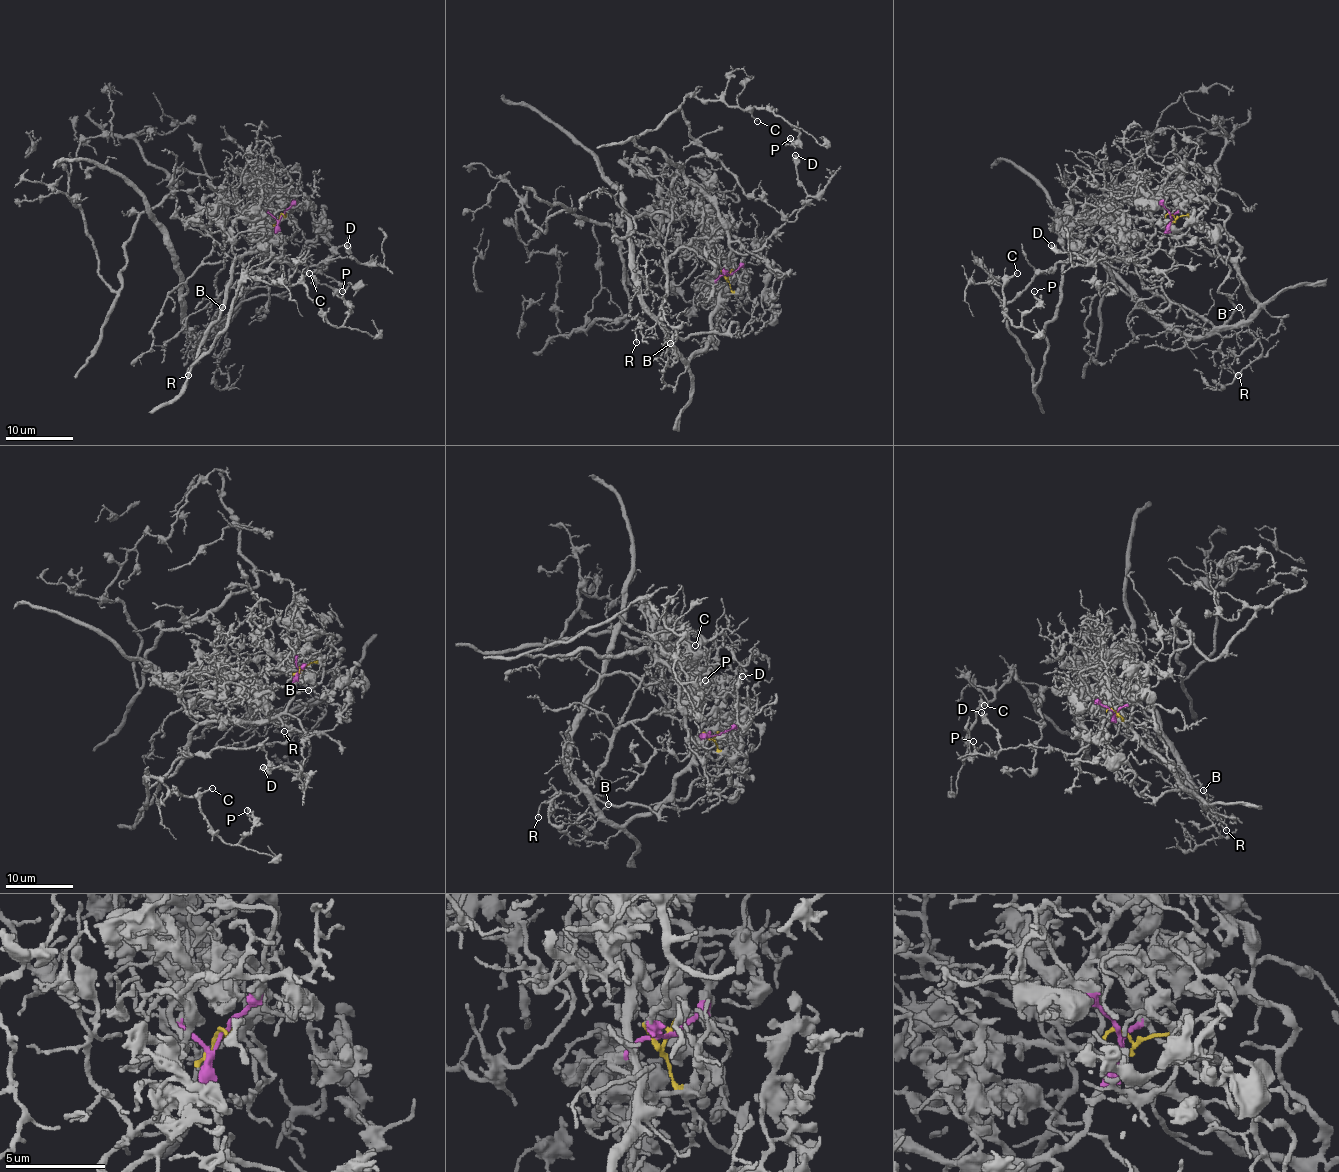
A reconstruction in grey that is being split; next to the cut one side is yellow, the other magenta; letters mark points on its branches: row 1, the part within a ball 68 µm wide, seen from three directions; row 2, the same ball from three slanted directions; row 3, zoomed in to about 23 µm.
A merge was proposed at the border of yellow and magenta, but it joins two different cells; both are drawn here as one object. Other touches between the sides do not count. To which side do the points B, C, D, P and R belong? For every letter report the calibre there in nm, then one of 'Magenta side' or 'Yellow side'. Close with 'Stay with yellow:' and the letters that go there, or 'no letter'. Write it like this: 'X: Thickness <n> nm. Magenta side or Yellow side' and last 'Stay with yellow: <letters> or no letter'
B: Thickness 120 nm. Yellow side
C: Thickness 120 nm. Magenta side
D: Thickness 360 nm. Magenta side
P: Thickness 100 nm. Magenta side
R: Thickness 160 nm. Yellow side
Stay with yellow: B, R

